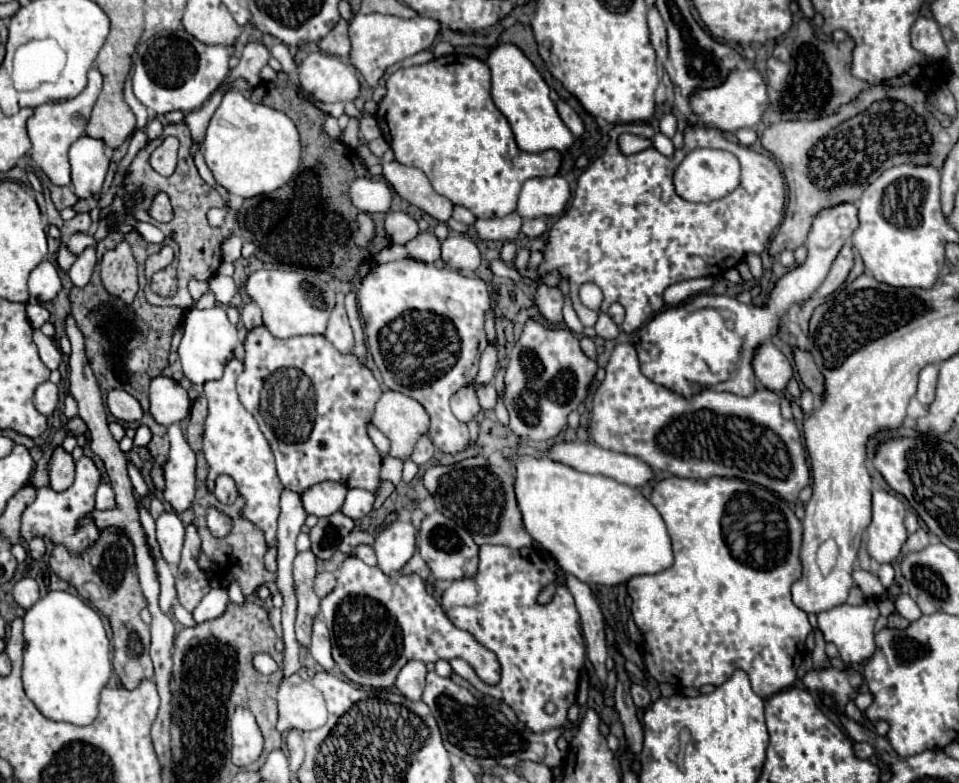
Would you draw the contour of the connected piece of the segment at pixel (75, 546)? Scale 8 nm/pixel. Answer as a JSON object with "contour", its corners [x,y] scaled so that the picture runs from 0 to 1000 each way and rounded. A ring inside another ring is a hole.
{"contour":[[[86,584],[79,591],[79,612],[77,619],[65,630],[54,627],[52,622],[44,622],[40,625],[38,640],[33,645],[27,648],[25,658],[23,658],[23,686],[27,691],[35,688],[35,686],[50,686],[54,688],[56,696],[67,696],[71,699],[75,706],[86,706],[88,701],[92,701],[100,688],[102,688],[102,676],[98,673],[96,663],[90,663],[90,655],[98,650],[98,630],[104,619],[104,604],[98,594],[96,586]]]}

